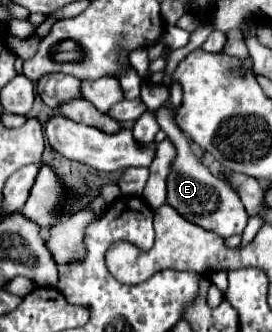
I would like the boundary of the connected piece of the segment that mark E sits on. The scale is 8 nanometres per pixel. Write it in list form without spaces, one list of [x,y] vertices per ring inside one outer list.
[[[165,100],[155,114],[157,114],[157,122],[159,122],[161,130],[177,146],[177,158],[173,160],[173,170],[167,178],[167,204],[171,204],[189,222],[193,222],[205,230],[211,230],[223,238],[229,238],[233,234],[243,234],[249,216],[247,216],[237,192],[233,192],[225,180],[213,176],[201,164],[201,160],[195,156],[195,152],[189,146],[189,138],[183,136],[183,132],[175,124],[173,104],[169,100]]]

